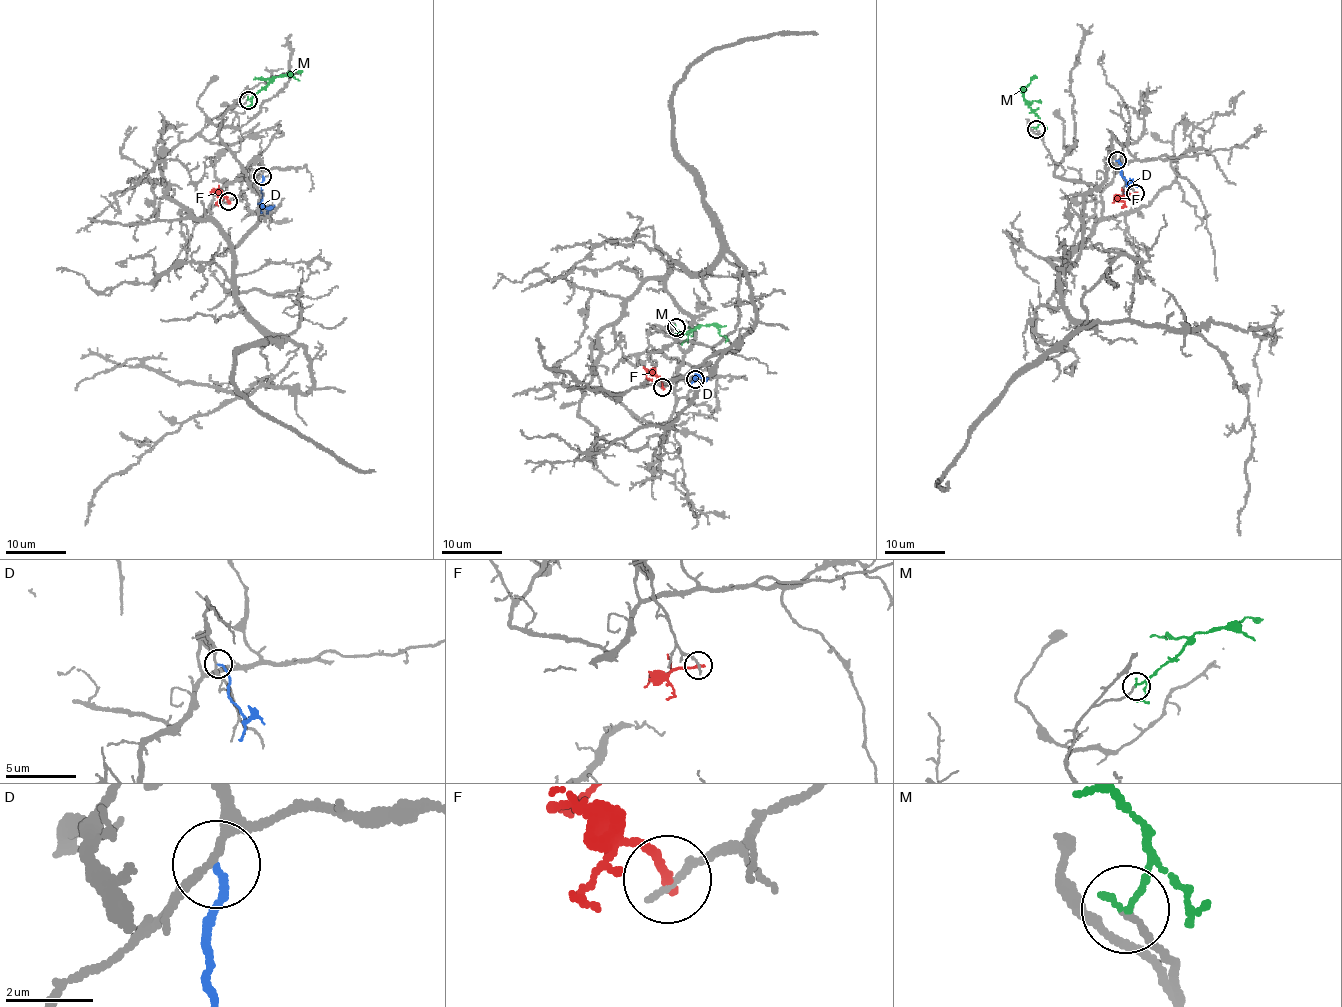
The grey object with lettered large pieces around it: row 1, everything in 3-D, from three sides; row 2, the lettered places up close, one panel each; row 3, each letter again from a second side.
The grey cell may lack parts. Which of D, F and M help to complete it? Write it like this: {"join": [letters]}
{"join": ["M"]}

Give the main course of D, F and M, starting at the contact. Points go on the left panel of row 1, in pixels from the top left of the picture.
D: (262, 176), (260, 204), (265, 207), (274, 205)
F: (228, 201), (212, 191), (218, 185)
M: (247, 100), (275, 77), (299, 72)

